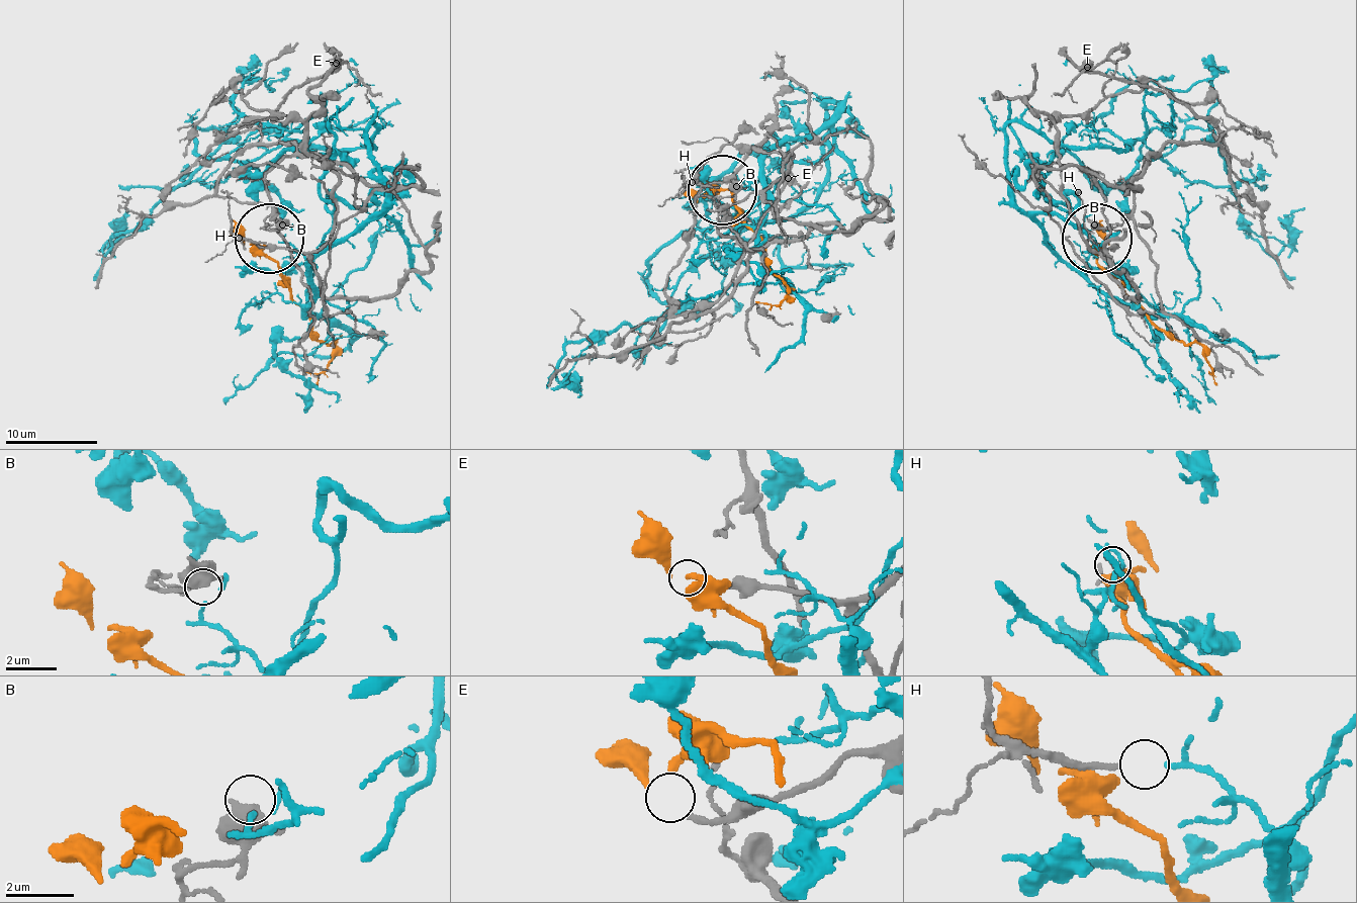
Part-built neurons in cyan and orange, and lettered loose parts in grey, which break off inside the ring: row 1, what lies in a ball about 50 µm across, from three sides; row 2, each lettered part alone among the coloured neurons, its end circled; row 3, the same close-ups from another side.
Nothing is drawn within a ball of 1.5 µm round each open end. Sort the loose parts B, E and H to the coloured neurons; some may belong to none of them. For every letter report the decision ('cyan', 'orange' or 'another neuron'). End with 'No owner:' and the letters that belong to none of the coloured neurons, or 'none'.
B: another neuron
E: orange
H: cyan
No owner: B

